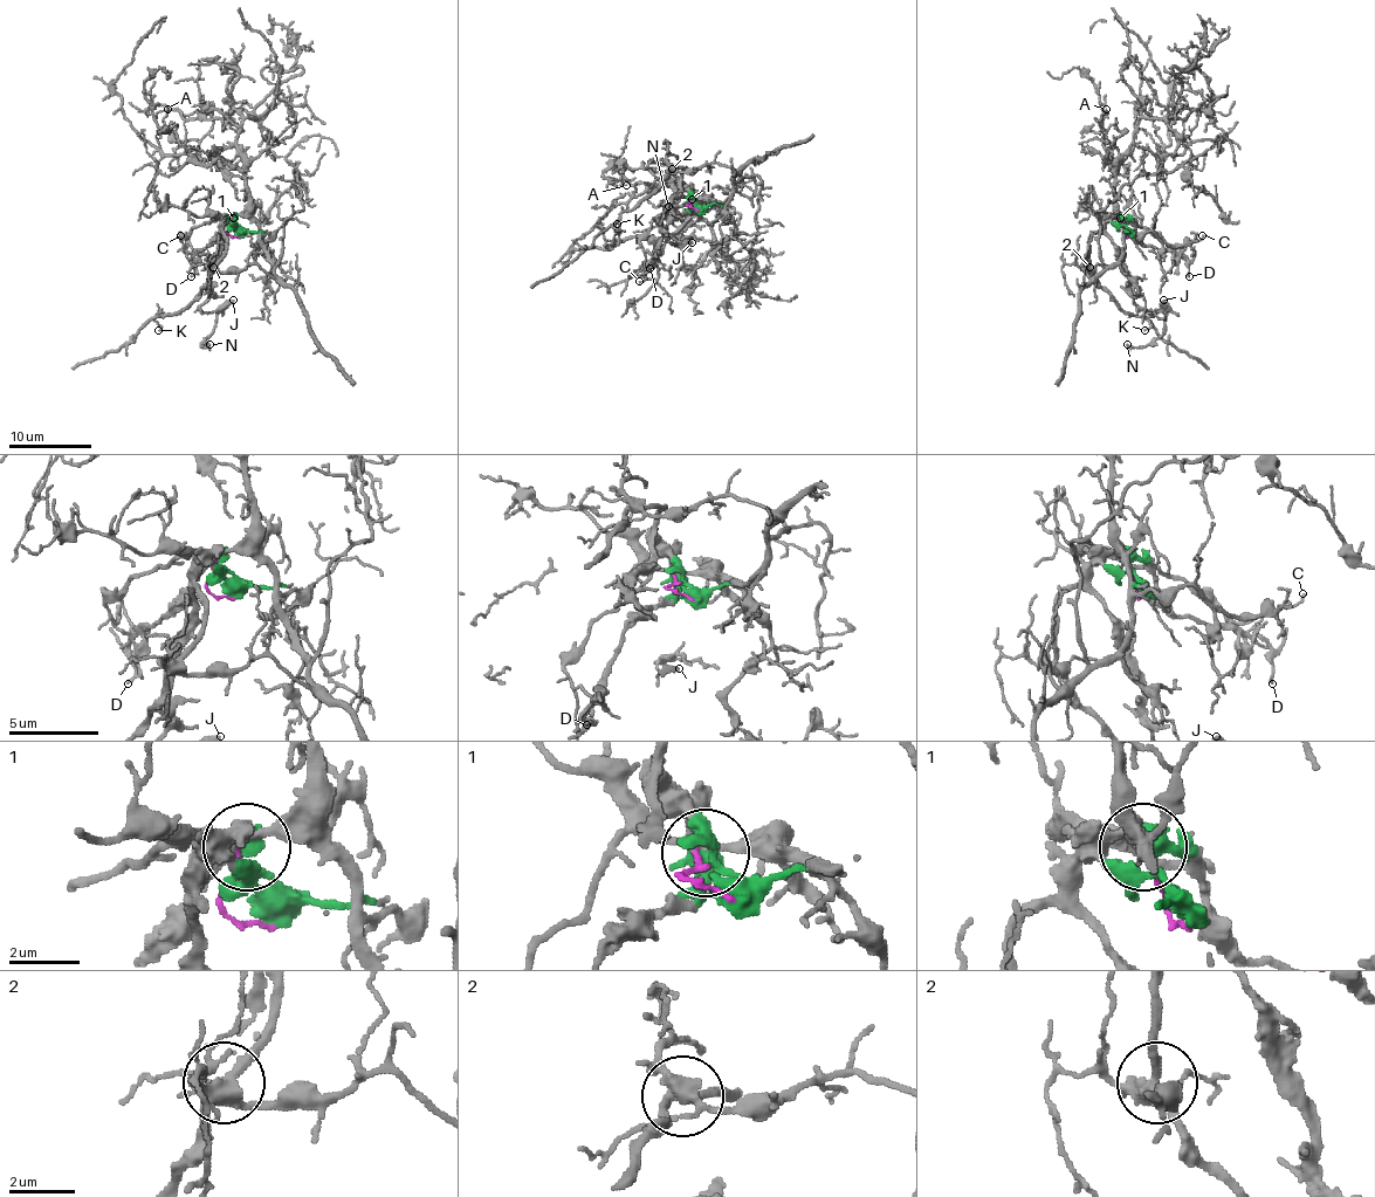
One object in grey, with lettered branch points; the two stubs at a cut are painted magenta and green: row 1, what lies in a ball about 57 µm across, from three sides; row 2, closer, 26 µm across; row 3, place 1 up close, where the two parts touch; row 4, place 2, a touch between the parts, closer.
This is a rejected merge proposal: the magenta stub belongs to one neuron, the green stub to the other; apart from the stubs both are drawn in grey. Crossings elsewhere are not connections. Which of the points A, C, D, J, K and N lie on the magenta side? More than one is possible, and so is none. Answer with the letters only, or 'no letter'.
A, C

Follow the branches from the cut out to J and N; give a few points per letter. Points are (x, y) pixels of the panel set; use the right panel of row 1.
J: (1132, 238), (1123, 225), (1109, 221), (1105, 227), (1128, 277), (1128, 294), (1149, 312), (1157, 312), (1163, 300)
N: (1132, 238), (1123, 225), (1105, 227), (1128, 294), (1147, 312), (1163, 312), (1166, 329), (1147, 345), (1126, 343)

